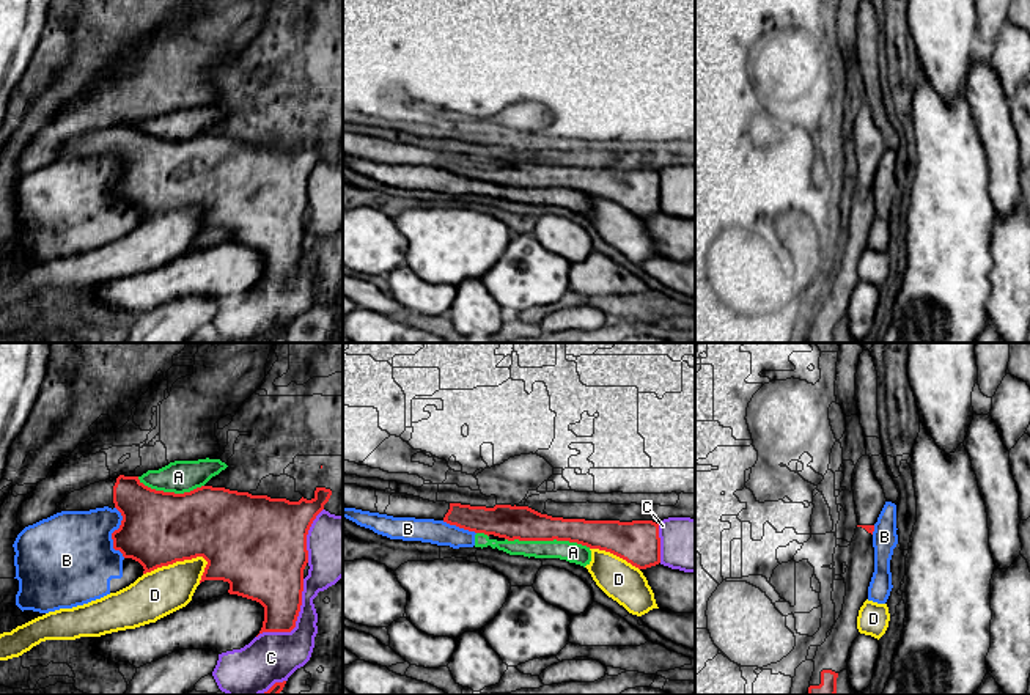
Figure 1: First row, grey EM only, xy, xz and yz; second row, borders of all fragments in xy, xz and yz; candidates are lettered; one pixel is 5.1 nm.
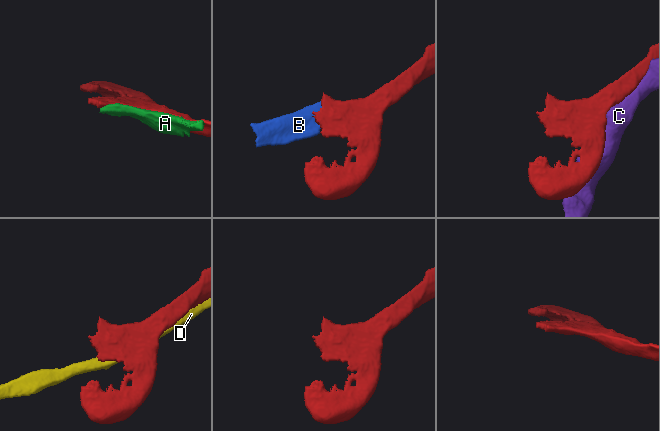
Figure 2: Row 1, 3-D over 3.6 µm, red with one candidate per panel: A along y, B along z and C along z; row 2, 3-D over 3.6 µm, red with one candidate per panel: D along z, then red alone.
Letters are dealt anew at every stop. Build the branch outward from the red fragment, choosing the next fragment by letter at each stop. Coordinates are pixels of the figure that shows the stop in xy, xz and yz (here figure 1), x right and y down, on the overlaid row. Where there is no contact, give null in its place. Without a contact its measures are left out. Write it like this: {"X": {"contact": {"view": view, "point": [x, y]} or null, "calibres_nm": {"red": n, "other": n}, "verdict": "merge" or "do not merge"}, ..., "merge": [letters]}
{"A": {"contact": {"view": "xz", "point": [548, 540]}, "calibres_nm": {"red": 180, "other": 110}, "verdict": "do not merge"}, "B": {"contact": {"view": "xy", "point": [112, 533]}, "calibres_nm": {"red": 380, "other": 460}, "verdict": "do not merge"}, "C": {"contact": {"view": "xy", "point": [296, 620]}, "calibres_nm": {"red": 300, "other": 260}, "verdict": "do not merge"}, "D": {"contact": {"view": "xy", "point": [175, 562]}, "calibres_nm": {"red": 380, "other": 240}, "verdict": "do not merge"}, "merge": []}

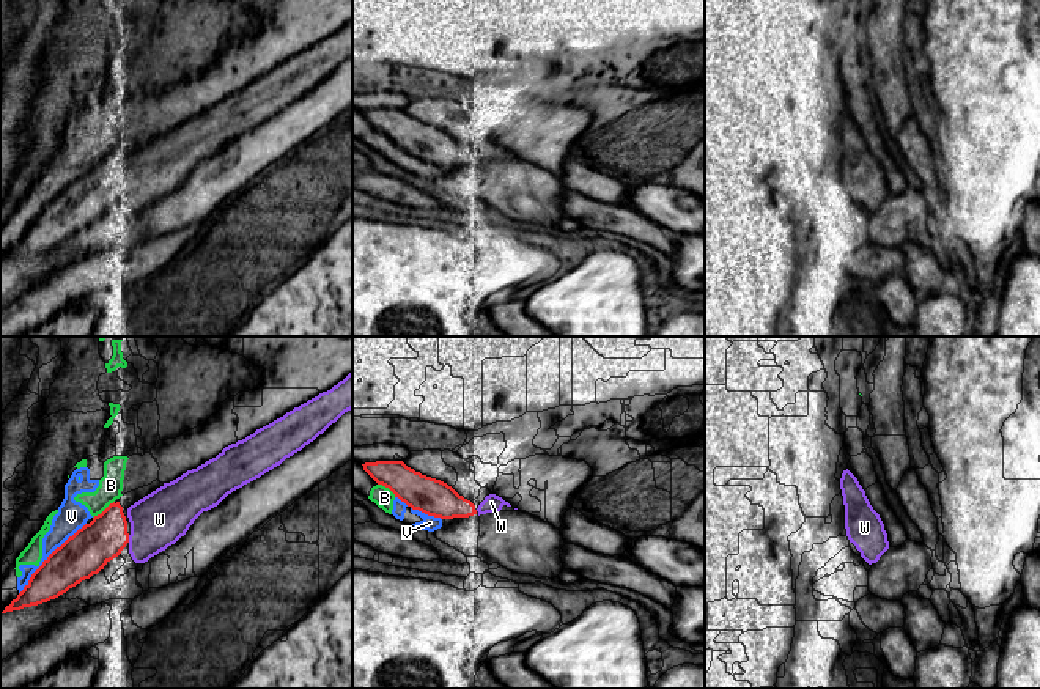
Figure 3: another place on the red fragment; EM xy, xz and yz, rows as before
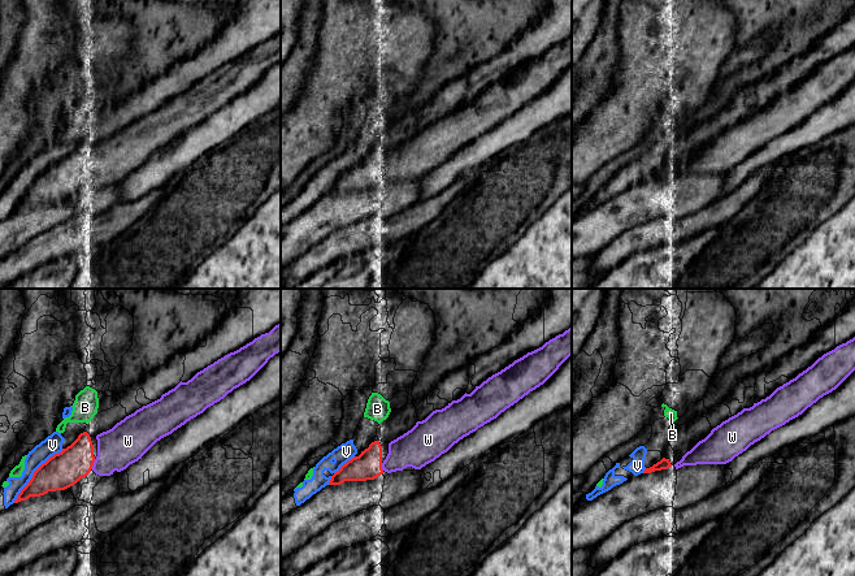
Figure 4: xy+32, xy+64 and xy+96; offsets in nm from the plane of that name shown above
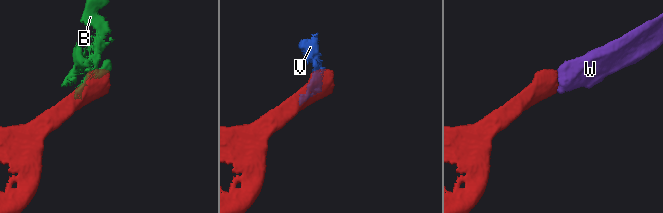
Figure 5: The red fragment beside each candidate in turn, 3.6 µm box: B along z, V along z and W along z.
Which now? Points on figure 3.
{"B": {"contact": {"view": "xy", "point": [104, 510]}, "calibres_nm": {"red": 220, "other": 120}, "verdict": "do not merge"}, "V": {"contact": {"view": "xy", "point": [47, 557]}, "calibres_nm": {"red": 220, "other": 150}, "verdict": "do not merge"}, "W": {"contact": {"view": "xy", "point": [128, 538]}, "calibres_nm": {"red": 220, "other": 280}, "verdict": "merge"}, "merge": ["W"]}

